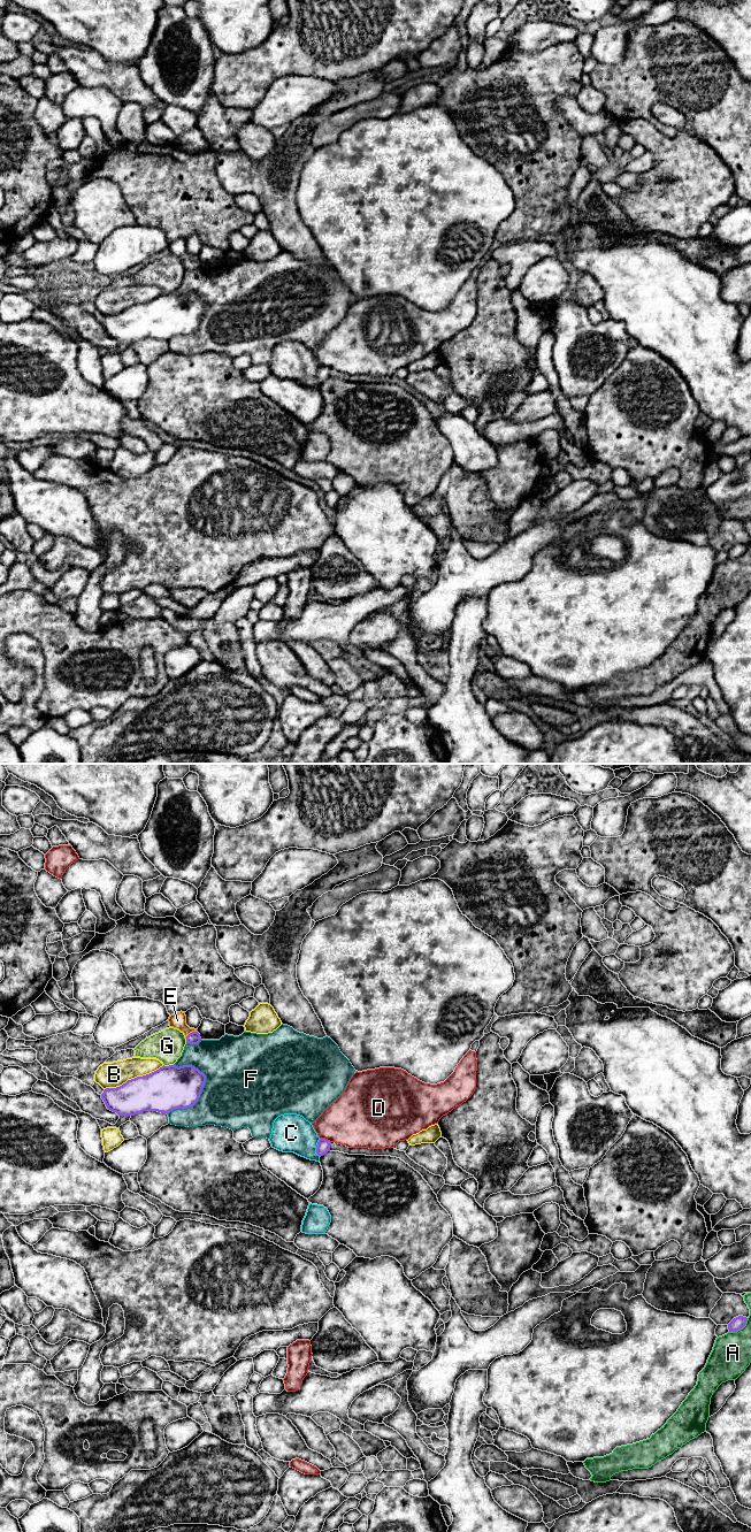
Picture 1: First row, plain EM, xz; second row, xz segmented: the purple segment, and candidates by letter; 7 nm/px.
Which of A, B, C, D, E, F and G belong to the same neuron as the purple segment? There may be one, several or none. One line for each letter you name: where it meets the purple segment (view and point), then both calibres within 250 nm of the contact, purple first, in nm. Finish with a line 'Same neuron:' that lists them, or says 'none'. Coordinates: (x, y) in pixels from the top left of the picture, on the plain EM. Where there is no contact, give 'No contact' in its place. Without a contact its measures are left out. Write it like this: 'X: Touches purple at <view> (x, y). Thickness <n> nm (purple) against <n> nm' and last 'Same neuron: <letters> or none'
E: Touches purple at xz (190, 260). Thickness 90 nm (purple) against 110 nm
Same neuron: E

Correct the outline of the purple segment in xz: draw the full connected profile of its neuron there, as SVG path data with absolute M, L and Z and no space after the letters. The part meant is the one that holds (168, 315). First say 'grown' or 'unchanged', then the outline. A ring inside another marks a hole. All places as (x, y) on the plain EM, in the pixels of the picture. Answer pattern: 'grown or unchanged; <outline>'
unchanged; M169 292L101 321L108 337L118 343L144 338L169 340L193 334L202 319L206 302L192 292Z

